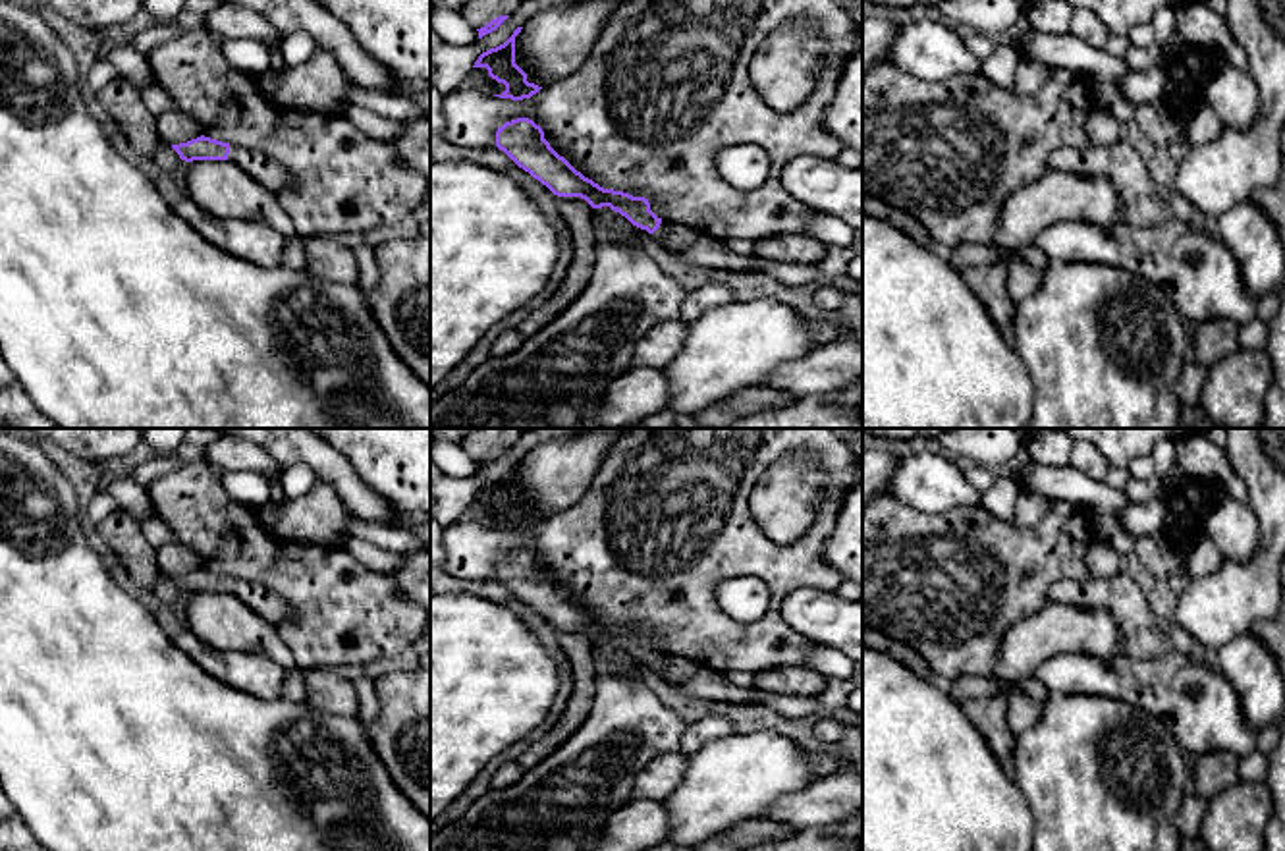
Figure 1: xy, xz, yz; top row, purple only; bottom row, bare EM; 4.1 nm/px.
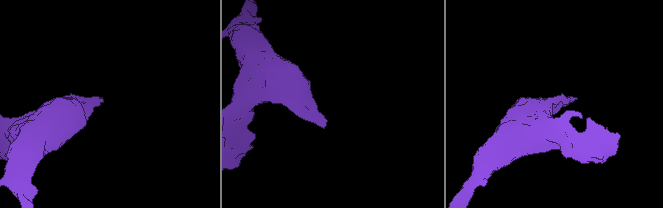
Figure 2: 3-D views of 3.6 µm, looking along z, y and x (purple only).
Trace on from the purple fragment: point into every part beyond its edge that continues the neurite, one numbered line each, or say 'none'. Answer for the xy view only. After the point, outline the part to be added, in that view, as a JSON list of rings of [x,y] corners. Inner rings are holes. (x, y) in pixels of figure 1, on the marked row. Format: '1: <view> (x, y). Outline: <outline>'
1: xy (269, 172). Outline: [[[230,145],[228,160],[243,168],[262,187],[274,191],[278,197],[287,189],[291,176],[274,158],[268,158],[259,149]]]

